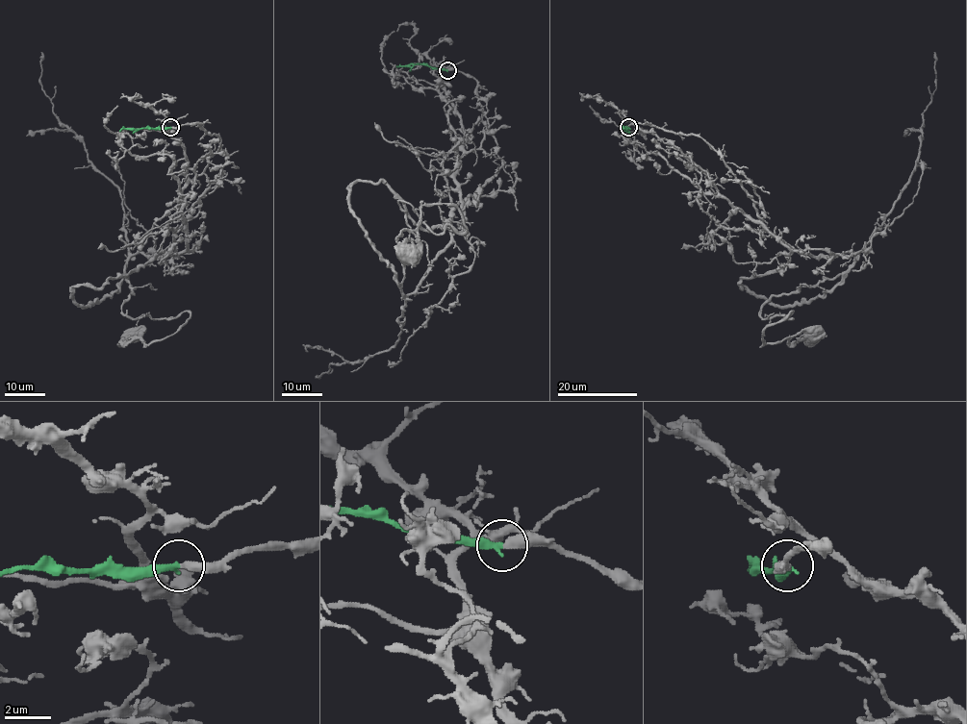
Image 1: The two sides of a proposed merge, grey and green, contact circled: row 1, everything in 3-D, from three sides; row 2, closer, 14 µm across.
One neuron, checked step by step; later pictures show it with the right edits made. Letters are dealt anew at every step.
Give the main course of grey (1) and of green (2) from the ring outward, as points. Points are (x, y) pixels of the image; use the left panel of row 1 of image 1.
1: (170, 127), (199, 123), (225, 162), (174, 251), (124, 272), (124, 314), (190, 317), (134, 334)
2: (170, 127), (122, 128), (119, 131)

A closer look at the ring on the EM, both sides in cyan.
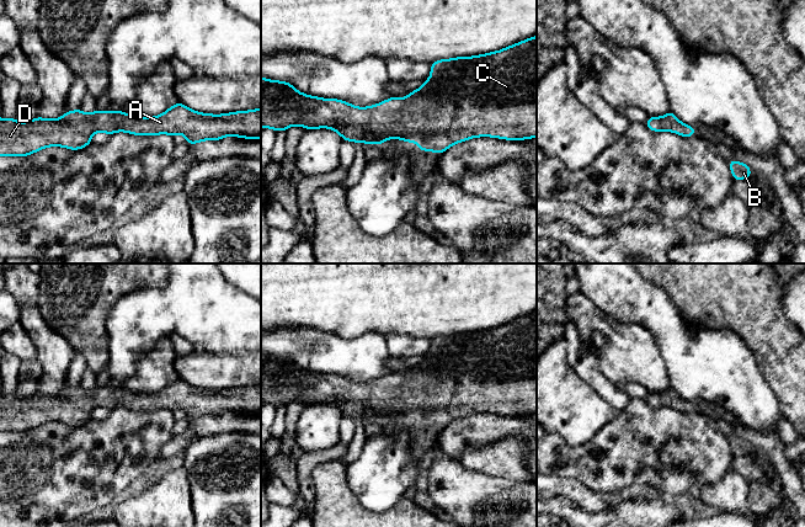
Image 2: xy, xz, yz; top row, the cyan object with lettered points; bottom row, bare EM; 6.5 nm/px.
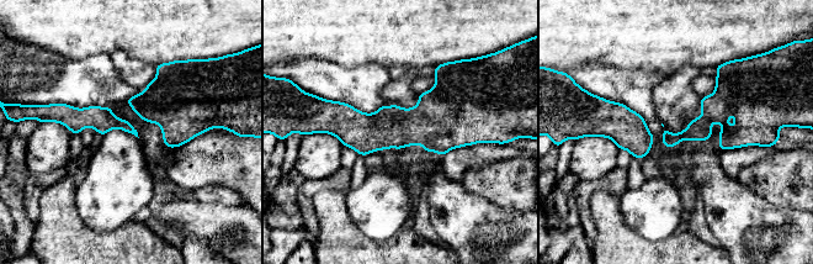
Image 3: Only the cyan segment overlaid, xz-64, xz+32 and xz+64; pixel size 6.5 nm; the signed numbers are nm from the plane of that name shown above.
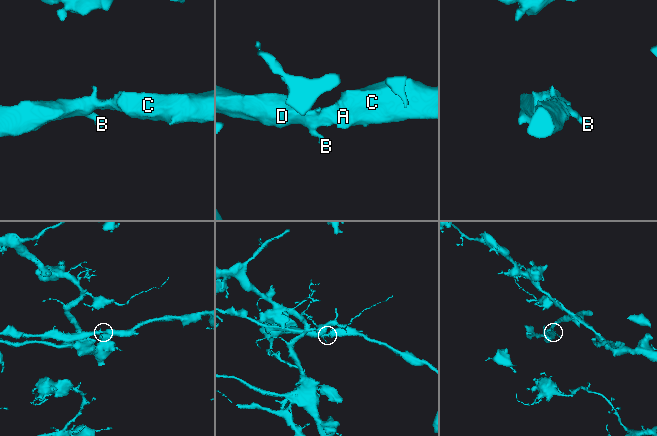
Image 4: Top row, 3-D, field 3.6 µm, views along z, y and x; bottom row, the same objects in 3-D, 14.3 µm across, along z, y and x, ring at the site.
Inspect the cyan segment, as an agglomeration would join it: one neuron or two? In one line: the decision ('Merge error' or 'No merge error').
No merge error

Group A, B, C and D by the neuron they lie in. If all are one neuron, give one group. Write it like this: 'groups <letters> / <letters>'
groups A B C D

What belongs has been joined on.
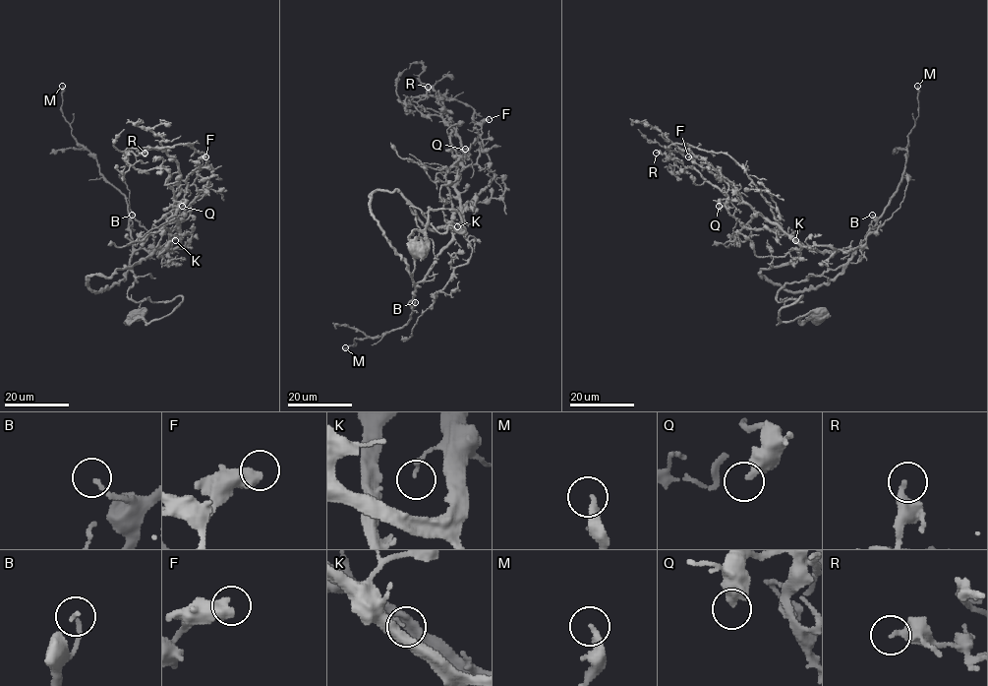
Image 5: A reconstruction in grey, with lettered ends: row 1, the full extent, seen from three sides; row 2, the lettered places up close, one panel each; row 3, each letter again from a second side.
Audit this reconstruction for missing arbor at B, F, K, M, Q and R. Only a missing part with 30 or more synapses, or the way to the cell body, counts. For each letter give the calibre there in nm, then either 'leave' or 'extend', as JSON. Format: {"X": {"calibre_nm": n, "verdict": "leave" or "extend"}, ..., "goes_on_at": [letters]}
{"B": {"calibre_nm": 140, "verdict": "leave"}, "F": {"calibre_nm": 600, "verdict": "leave"}, "K": {"calibre_nm": 110, "verdict": "leave"}, "M": {"calibre_nm": 260, "verdict": "leave"}, "Q": {"calibre_nm": 420, "verdict": "leave"}, "R": {"calibre_nm": 360, "verdict": "leave"}, "goes_on_at": []}

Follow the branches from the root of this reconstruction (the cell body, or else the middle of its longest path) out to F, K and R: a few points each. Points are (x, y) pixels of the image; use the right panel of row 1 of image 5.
F: (820, 314), (780, 323), (783, 307), (802, 301), (777, 292), (852, 251), (799, 245), (688, 156)
K: (820, 314), (780, 323), (783, 307), (802, 301), (777, 292), (852, 251), (810, 250), (779, 227), (795, 240)
R: (820, 314), (780, 323), (783, 307), (802, 301), (777, 292), (840, 268), (848, 248), (799, 245), (656, 153)

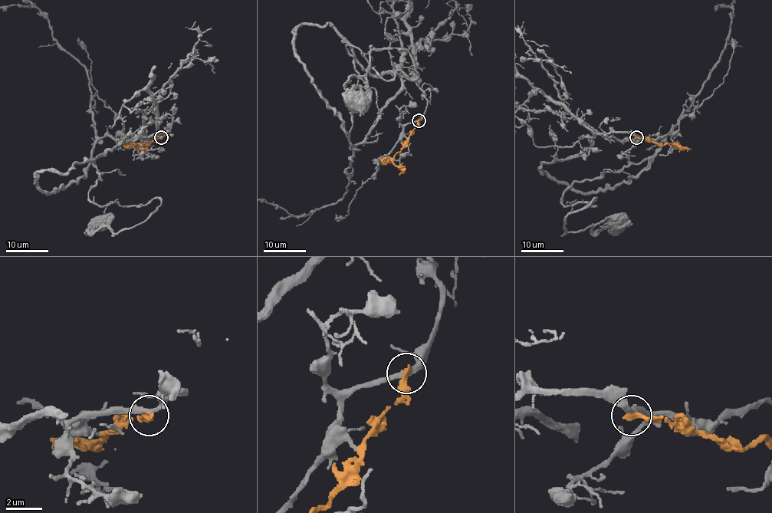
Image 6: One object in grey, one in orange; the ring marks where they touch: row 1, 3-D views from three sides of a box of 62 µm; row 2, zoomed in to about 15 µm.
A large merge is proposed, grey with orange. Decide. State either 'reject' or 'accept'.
reject

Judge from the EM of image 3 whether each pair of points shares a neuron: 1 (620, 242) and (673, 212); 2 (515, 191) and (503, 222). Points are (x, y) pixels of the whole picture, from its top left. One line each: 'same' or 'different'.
1: different
2: different

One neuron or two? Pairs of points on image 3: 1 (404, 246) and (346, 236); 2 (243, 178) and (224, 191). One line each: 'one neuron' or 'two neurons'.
1: one neuron
2: two neurons

